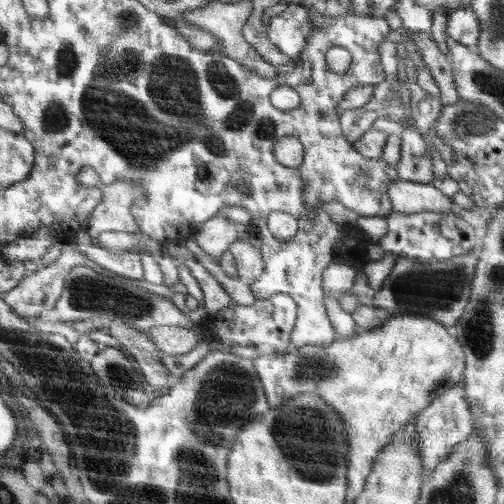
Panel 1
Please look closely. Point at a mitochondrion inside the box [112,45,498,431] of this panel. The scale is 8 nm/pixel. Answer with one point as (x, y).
(414, 292)

